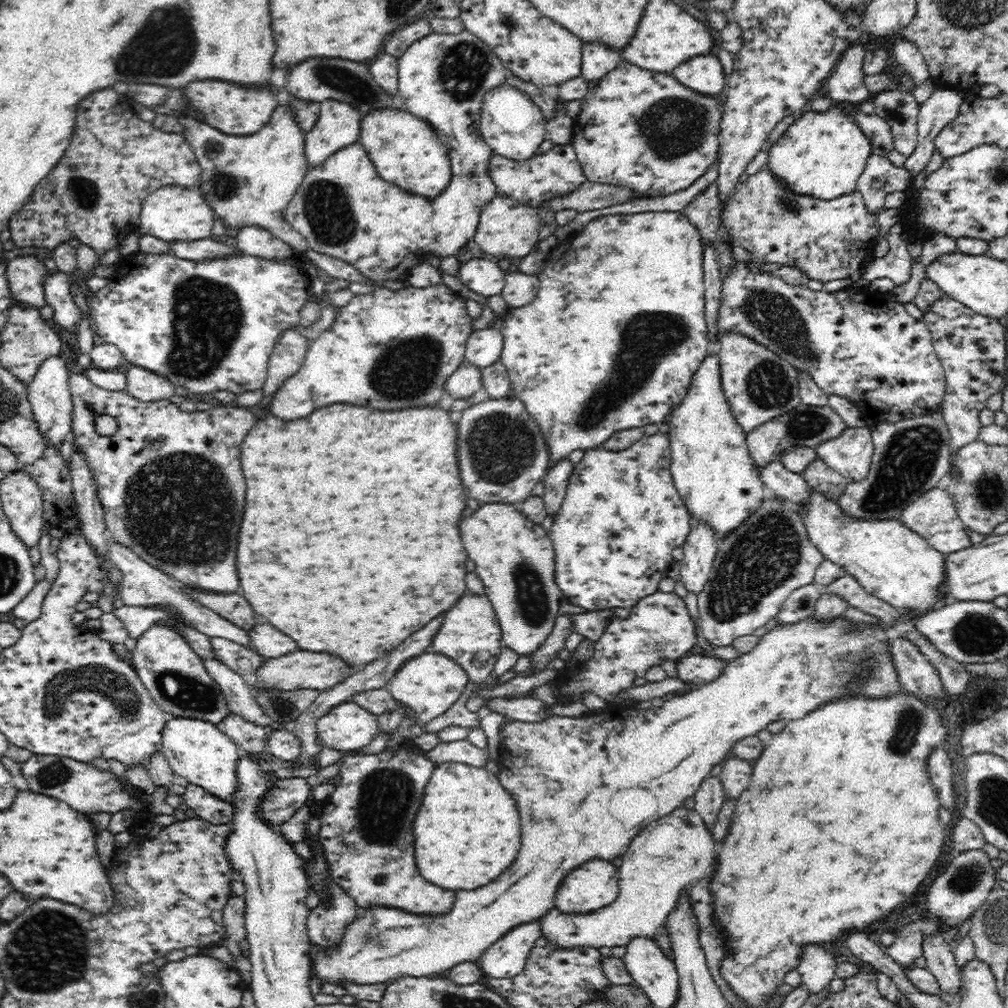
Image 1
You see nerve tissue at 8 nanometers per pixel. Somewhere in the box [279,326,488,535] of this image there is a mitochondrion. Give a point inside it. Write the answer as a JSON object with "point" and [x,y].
{"point":[408,369]}

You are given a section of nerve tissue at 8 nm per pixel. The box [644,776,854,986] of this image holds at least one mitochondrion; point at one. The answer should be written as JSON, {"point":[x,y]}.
{"point":[719,942]}

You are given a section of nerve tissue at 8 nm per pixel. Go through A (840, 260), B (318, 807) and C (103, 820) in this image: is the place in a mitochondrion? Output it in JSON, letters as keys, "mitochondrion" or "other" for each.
{"A":"other","B":"other","C":"other"}

